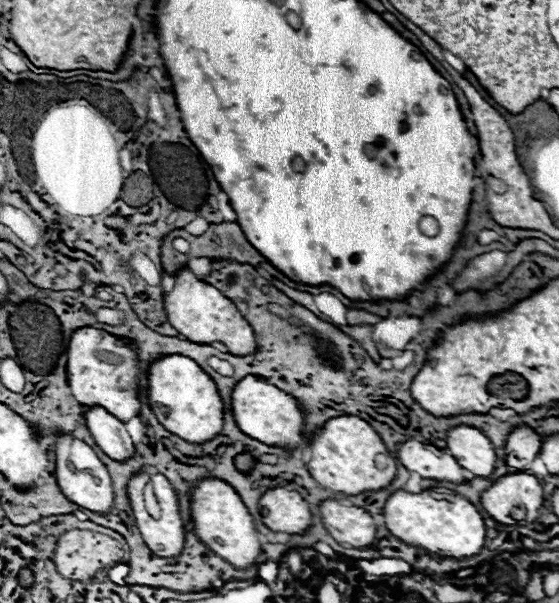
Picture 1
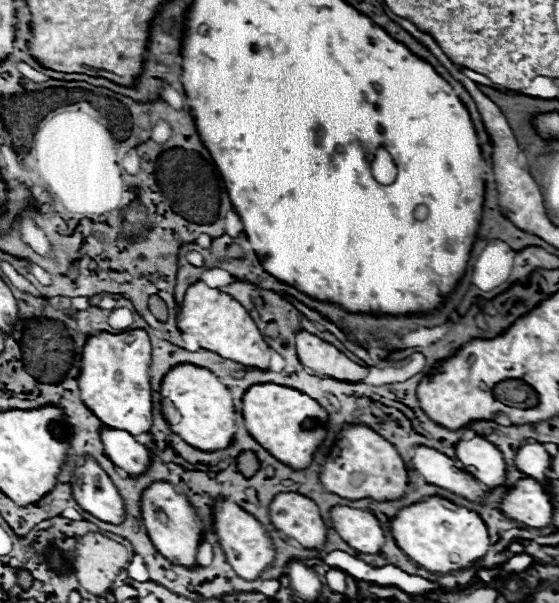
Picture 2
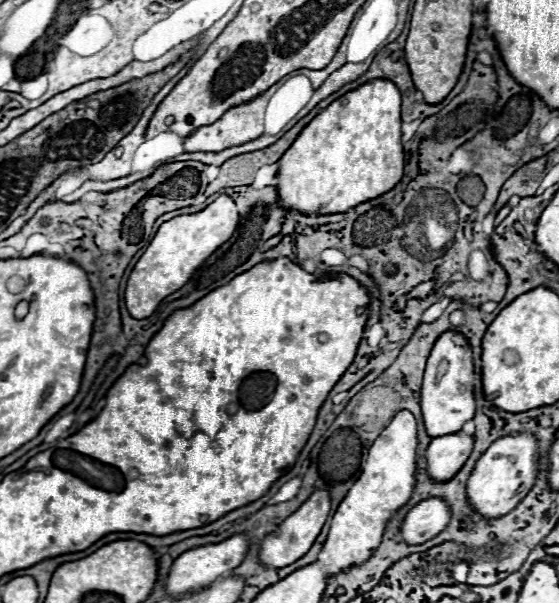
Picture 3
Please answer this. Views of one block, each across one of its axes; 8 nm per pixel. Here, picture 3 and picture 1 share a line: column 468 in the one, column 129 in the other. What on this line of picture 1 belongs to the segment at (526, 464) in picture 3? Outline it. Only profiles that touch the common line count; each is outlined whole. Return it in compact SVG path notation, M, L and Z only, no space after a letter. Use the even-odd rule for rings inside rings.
M138 472L138 474L130 476L128 486L126 486L126 492L128 492L130 508L132 508L134 518L136 518L136 526L138 526L138 530L140 530L140 534L142 534L146 546L148 546L154 554L160 554L160 556L164 556L164 558L180 554L180 552L182 552L182 546L184 546L184 534L186 534L186 530L184 530L184 524L182 524L182 518L180 518L178 500L176 500L174 490L172 490L170 482L166 480L166 476L162 476L162 474L152 474L152 476L148 476L148 474L144 474L144 472ZM146 484L152 484L154 494L156 494L156 500L158 500L158 504L160 504L162 516L160 516L158 520L152 518L152 516L146 512L146 506L144 506L144 488L146 488Z

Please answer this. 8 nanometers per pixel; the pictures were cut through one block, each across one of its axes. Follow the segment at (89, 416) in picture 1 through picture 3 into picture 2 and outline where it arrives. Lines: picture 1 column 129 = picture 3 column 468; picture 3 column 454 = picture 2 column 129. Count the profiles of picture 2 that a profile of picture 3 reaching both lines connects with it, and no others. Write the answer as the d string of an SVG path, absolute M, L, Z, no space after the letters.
M104 428L100 432L100 440L104 444L108 458L112 458L112 462L124 468L130 476L138 476L148 470L150 452L142 444L138 444L130 432L116 430L116 428Z

